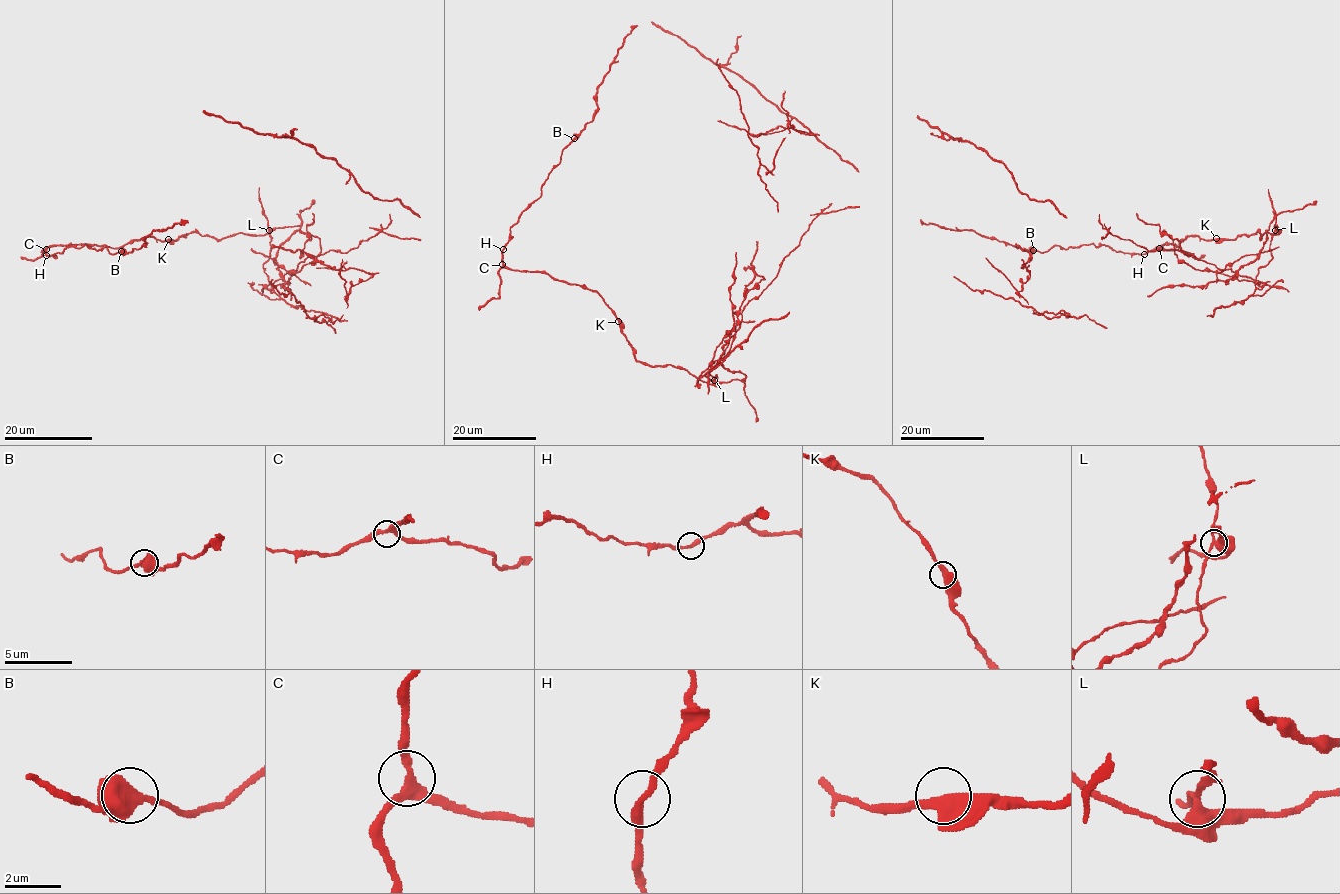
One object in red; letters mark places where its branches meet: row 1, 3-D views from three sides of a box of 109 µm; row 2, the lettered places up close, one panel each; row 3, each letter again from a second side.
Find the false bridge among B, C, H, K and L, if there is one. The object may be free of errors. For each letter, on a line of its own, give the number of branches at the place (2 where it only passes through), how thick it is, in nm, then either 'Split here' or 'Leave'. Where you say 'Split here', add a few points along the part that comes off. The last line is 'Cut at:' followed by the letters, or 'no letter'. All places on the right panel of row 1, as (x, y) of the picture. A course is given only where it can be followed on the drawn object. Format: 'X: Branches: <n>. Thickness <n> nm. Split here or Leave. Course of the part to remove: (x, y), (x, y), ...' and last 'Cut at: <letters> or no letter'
B: Branches: 2. Thickness 360 nm. Leave
C: Branches: 3. Thickness 280 nm. Leave
H: Branches: 2. Thickness 280 nm. Leave
K: Branches: 2. Thickness 420 nm. Leave
L: Branches: 3. Thickness 340 nm. Split here
Cut at: L

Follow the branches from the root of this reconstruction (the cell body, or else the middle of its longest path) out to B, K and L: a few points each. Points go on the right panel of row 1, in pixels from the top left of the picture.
B: (1270, 251), (1276, 232), (1188, 236), (1144, 254), (1092, 243), (1033, 250)
K: (1270, 251), (1271, 236), (1276, 232), (1266, 232), (1259, 238), (1258, 232), (1234, 239), (1216, 238)
L: (1270, 251), (1271, 236), (1275, 230)

